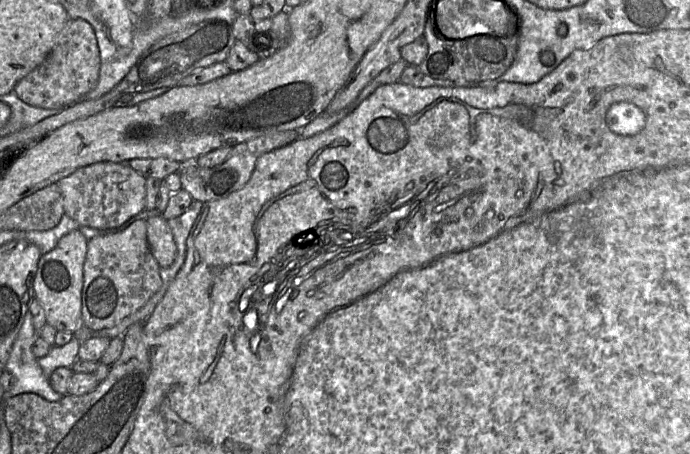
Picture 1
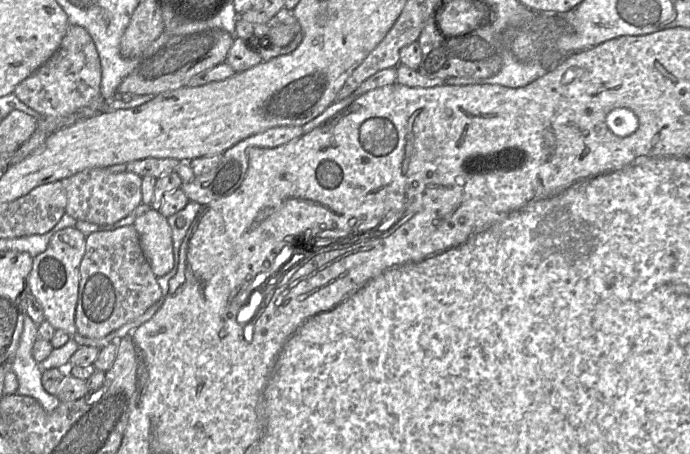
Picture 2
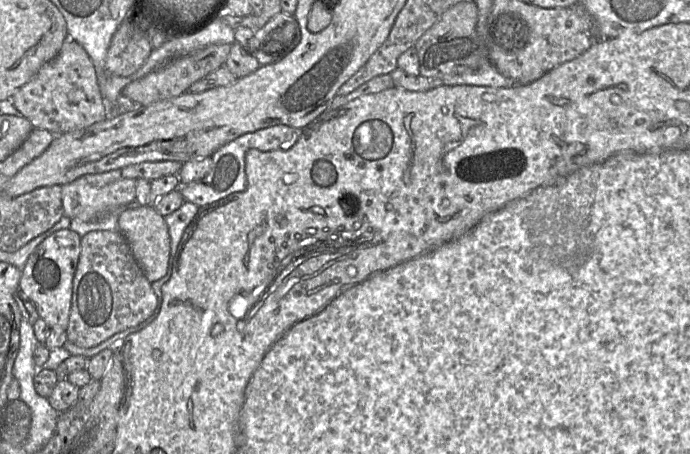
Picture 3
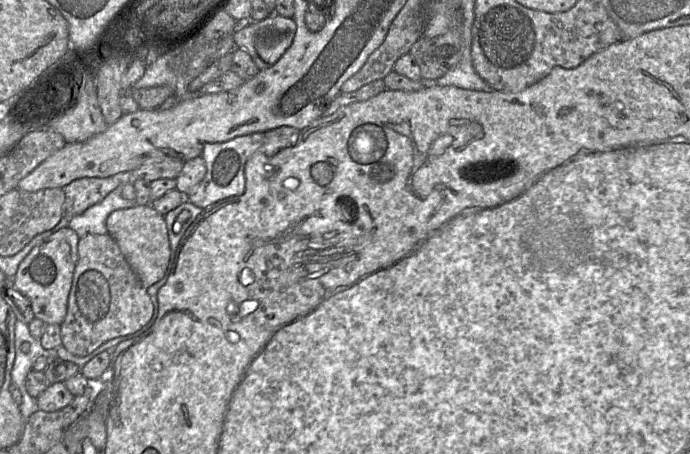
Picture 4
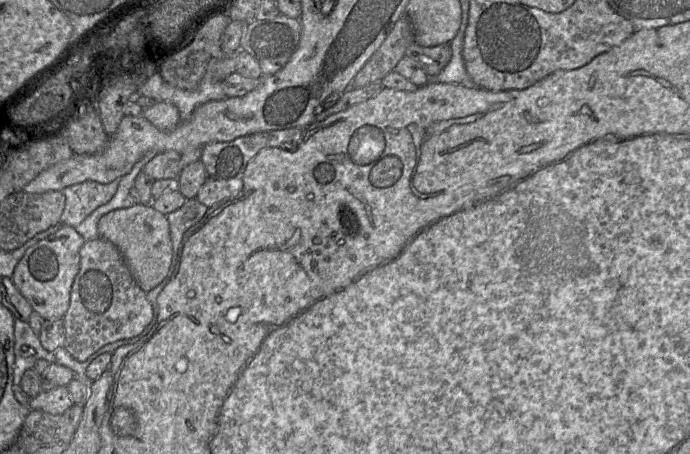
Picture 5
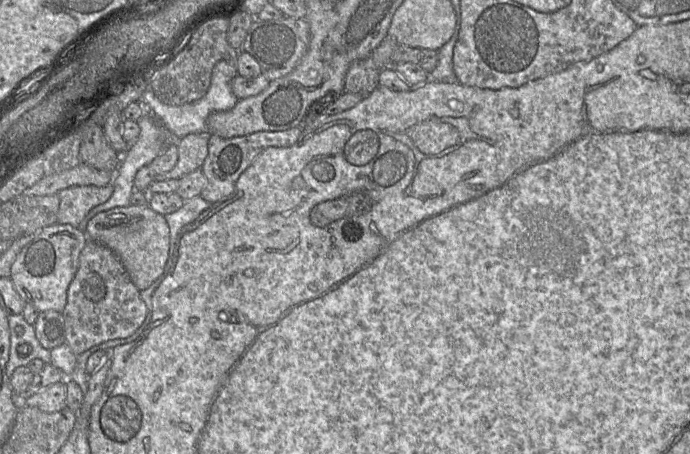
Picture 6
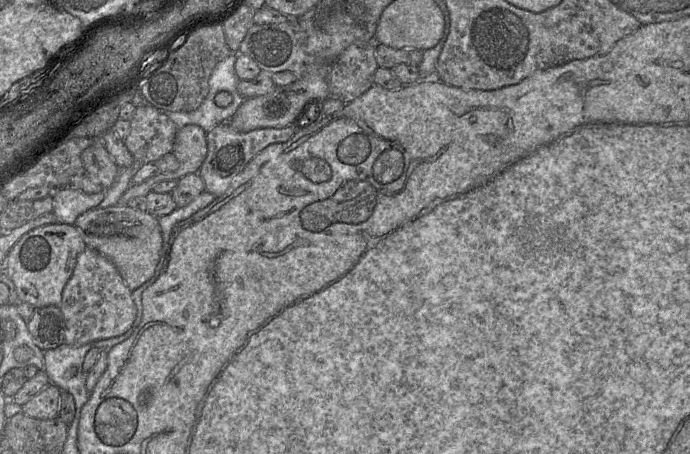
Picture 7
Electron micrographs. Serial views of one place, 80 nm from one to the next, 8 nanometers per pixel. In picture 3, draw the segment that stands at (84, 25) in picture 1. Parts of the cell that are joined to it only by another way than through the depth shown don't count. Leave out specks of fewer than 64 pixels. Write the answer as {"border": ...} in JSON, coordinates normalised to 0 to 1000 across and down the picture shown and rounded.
{"border":[[[99,79],[83,123],[62,143],[13,220],[29,251],[43,267],[48,282],[68,286],[78,297],[113,289],[154,262],[152,216],[146,209],[136,141],[123,108]]]}

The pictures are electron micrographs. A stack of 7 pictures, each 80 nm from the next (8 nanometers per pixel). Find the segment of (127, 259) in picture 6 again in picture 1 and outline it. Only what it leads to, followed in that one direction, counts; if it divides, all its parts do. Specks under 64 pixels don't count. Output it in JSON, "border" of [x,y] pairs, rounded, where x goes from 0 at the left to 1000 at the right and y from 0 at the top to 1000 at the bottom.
{"border":[[[236,476],[217,478],[212,485],[213,531],[217,553],[232,590],[245,588],[255,568],[255,537],[249,507]]]}

